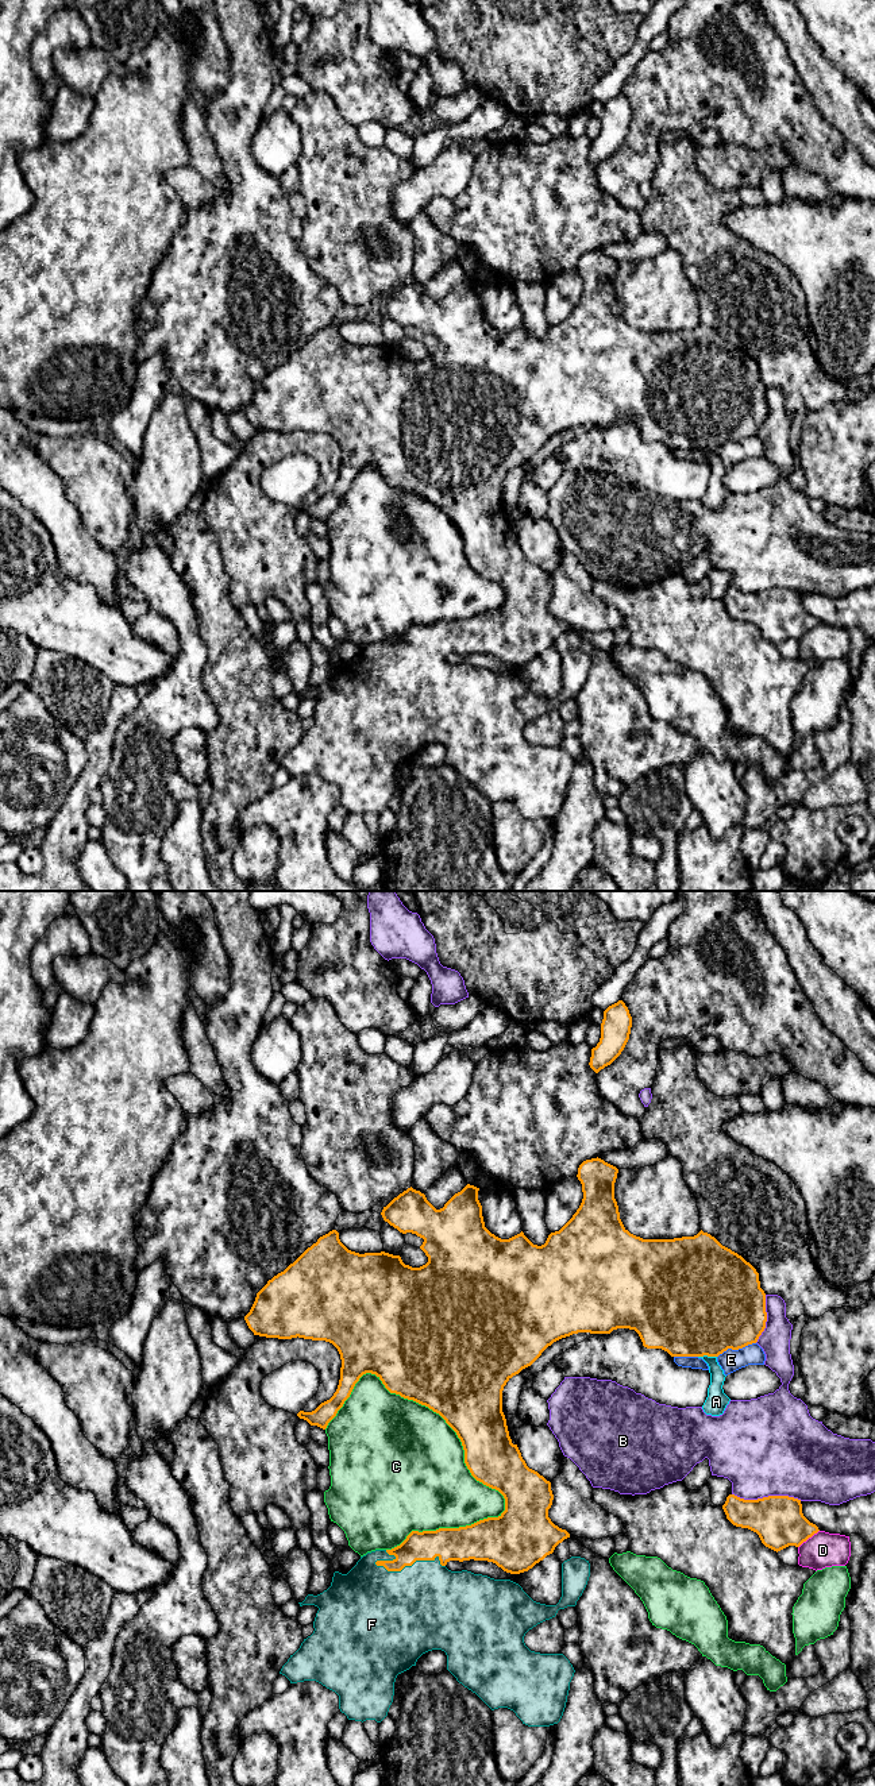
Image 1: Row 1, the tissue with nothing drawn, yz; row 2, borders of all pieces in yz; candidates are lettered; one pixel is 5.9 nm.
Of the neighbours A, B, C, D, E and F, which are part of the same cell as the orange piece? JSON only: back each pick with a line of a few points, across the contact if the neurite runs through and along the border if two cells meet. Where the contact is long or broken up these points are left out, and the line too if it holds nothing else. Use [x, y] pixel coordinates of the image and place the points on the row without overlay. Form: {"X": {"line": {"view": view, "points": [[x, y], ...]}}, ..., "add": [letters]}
{"add": ["F"]}

